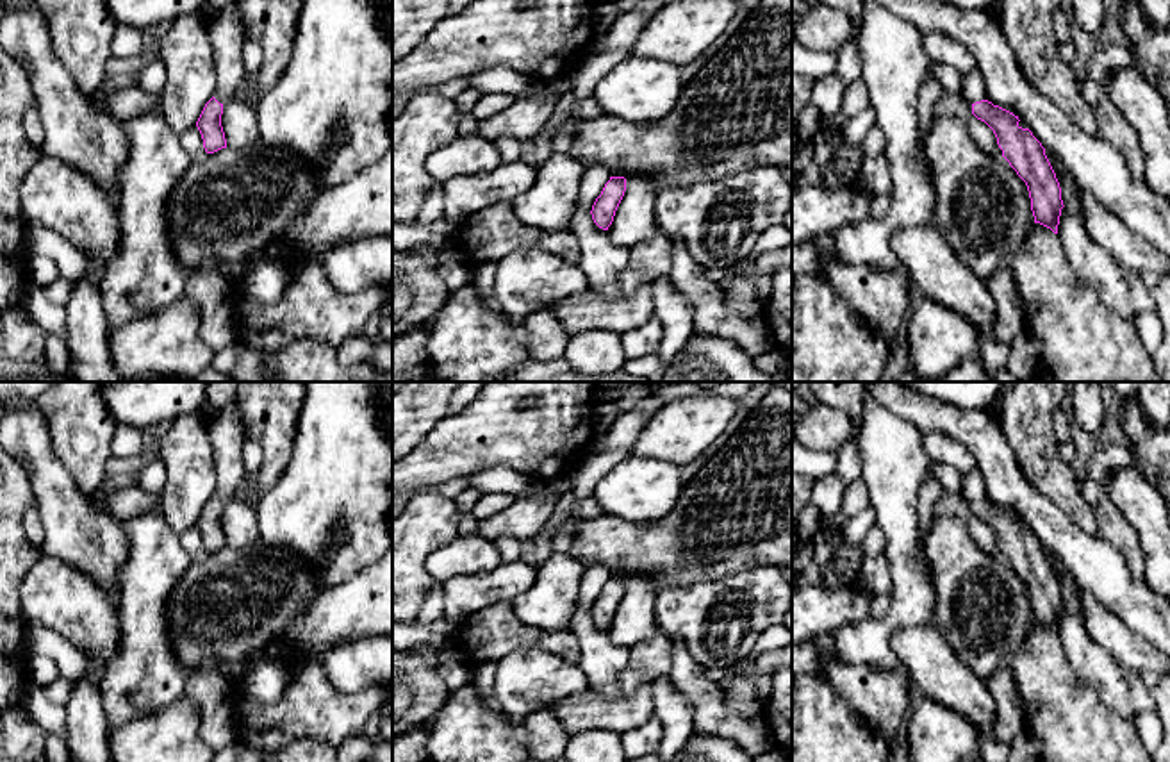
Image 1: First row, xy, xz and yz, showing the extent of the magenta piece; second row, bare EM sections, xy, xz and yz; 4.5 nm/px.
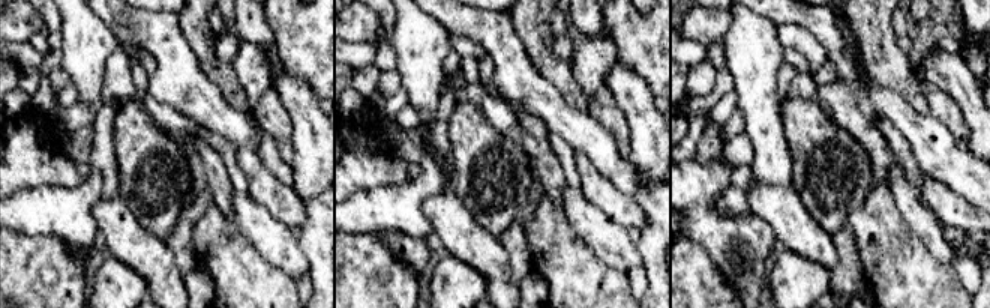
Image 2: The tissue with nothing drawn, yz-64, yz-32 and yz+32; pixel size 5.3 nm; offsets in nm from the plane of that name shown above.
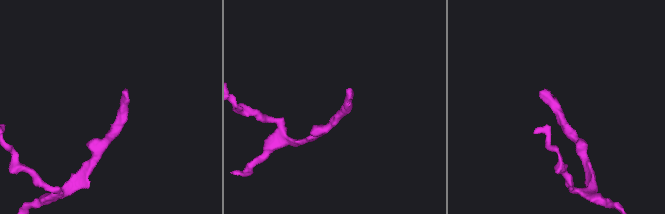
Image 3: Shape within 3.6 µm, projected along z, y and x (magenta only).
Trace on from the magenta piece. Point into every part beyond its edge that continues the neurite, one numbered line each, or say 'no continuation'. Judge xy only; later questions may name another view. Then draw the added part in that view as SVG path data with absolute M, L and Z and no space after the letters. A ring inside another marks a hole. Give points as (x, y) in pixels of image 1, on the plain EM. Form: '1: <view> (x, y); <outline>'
1: xy (227, 434); M237 403L227 405L210 418L209 435L216 469L214 498L225 505L235 498L246 476L241 457L246 435Z

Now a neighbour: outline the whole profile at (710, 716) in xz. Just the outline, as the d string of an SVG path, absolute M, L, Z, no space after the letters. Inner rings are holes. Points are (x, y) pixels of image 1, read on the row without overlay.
M672 639L671 683L692 703L692 726L696 733L715 735L740 744L751 757L774 746L765 719L747 721L724 705L722 689L715 676L699 666L687 644Z

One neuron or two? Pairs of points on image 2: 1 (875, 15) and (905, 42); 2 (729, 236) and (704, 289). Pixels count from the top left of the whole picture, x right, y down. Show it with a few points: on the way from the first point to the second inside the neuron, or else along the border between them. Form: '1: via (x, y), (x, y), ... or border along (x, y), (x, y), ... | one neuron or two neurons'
1: border along (896, 38), (896, 44), (906, 54) | two neurons
2: border along (692, 239), (704, 248), (713, 265), (735, 292) | two neurons

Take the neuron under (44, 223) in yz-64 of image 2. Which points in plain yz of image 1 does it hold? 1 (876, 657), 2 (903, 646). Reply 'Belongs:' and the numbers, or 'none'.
Belongs: 1

